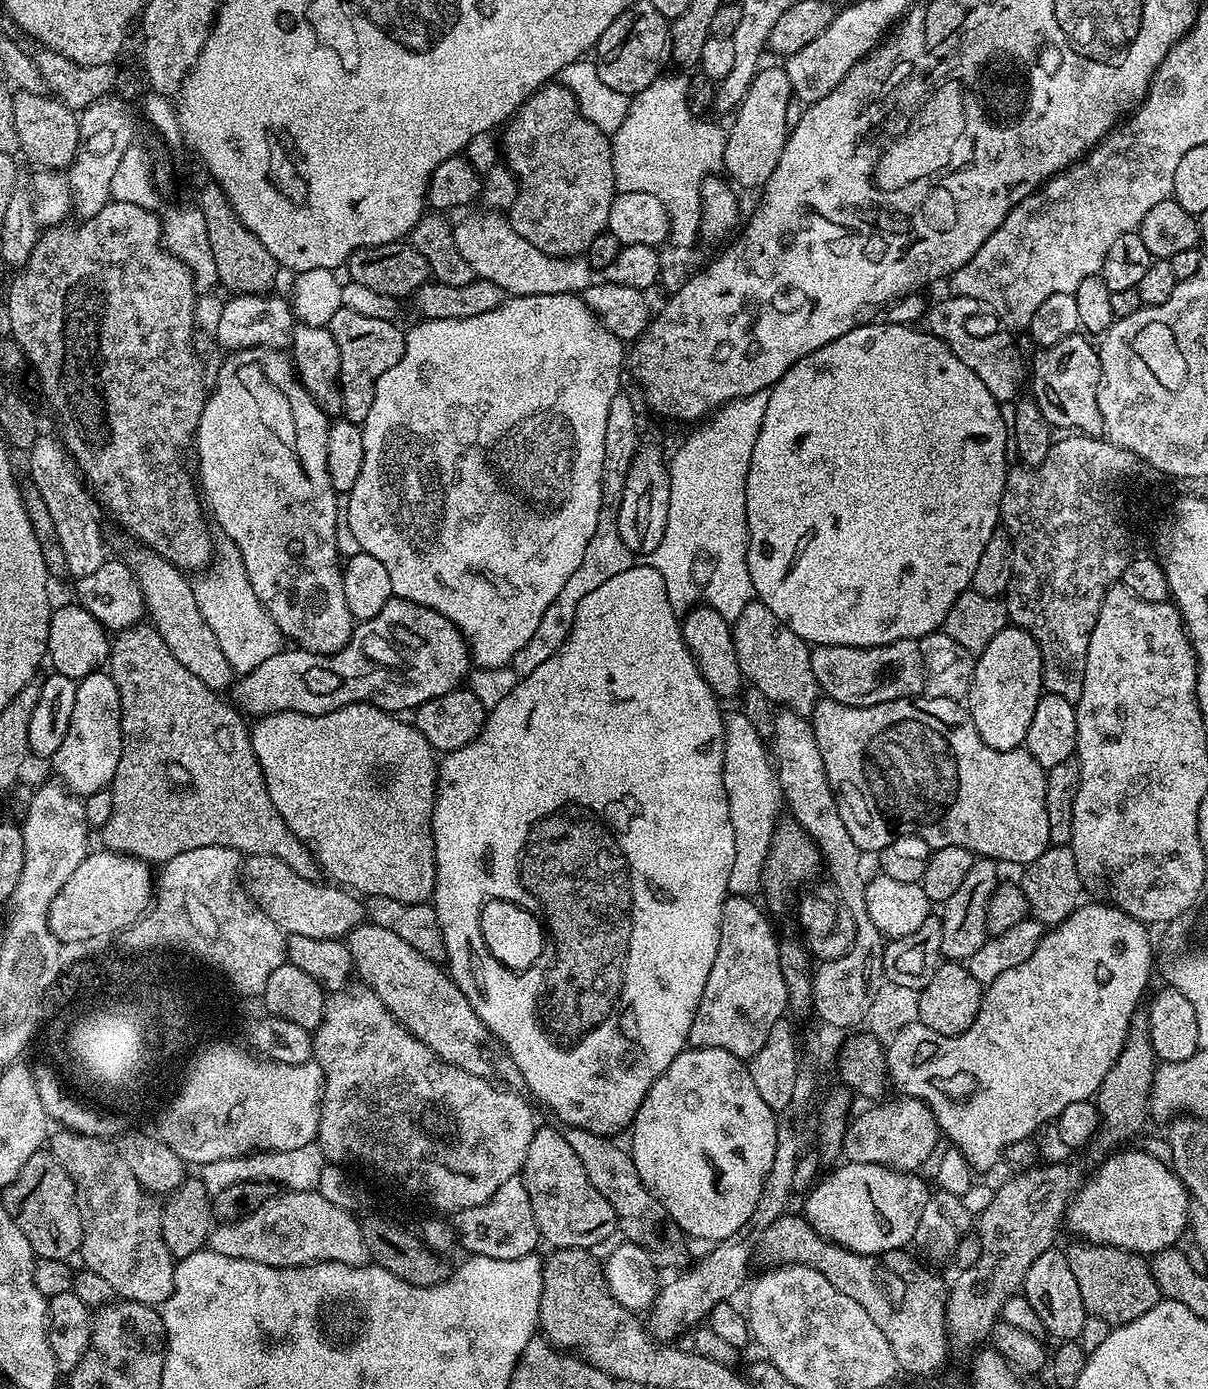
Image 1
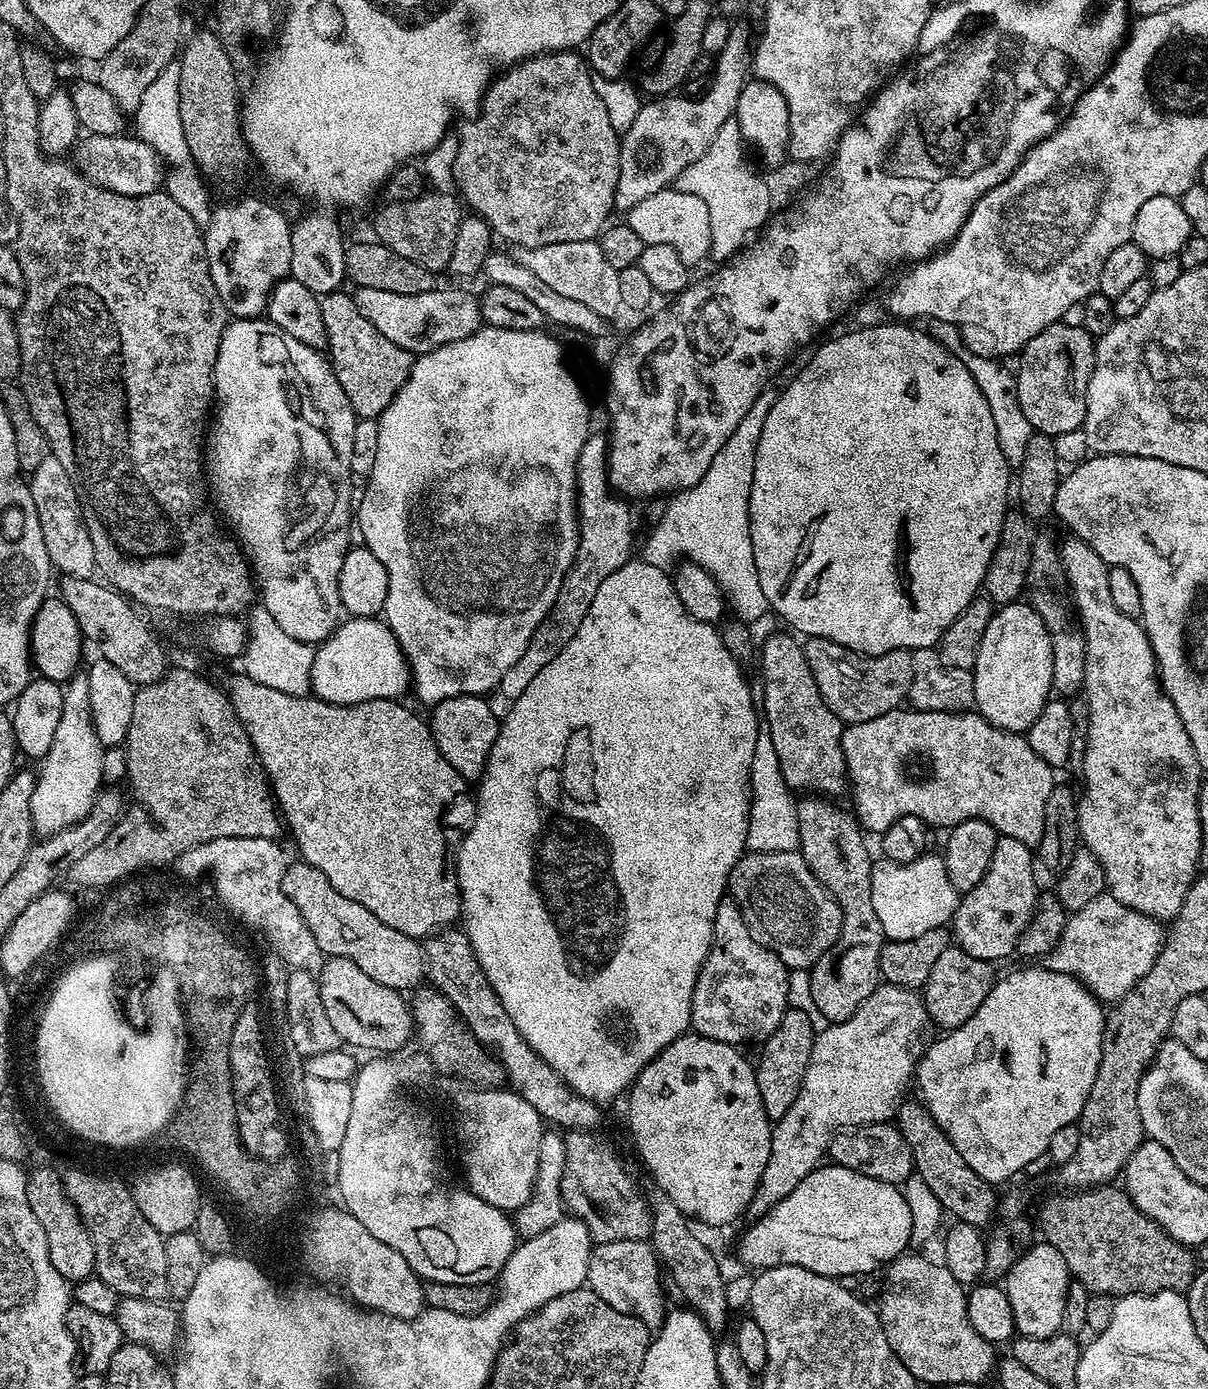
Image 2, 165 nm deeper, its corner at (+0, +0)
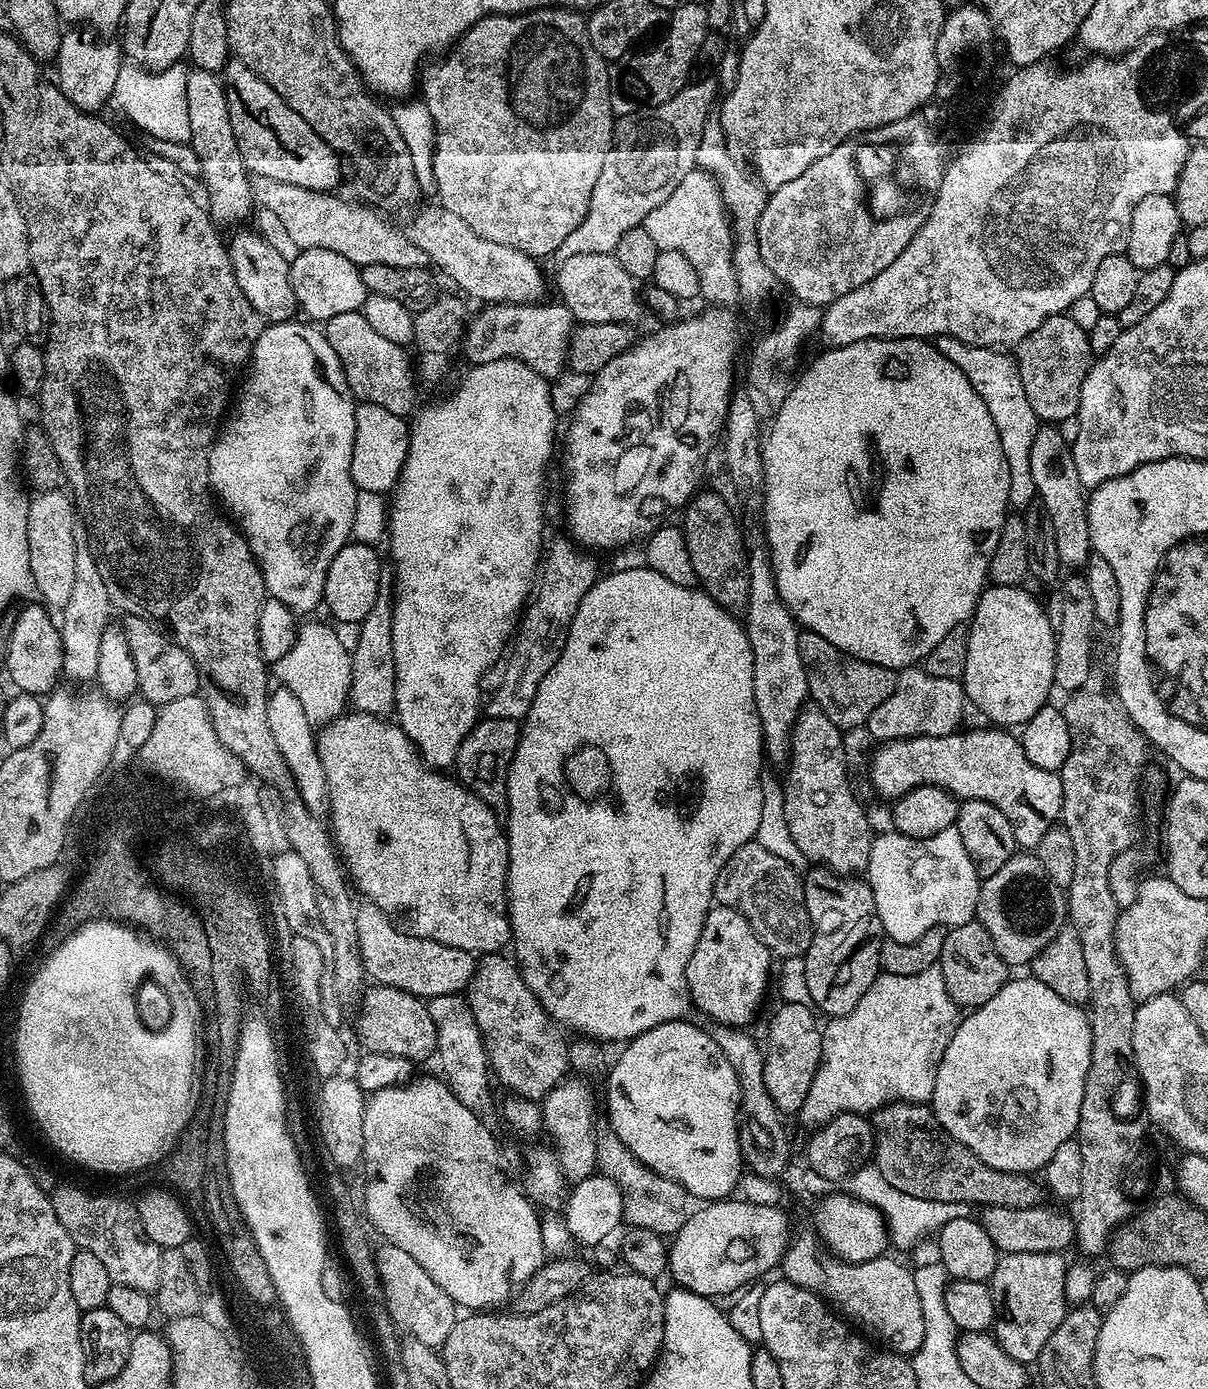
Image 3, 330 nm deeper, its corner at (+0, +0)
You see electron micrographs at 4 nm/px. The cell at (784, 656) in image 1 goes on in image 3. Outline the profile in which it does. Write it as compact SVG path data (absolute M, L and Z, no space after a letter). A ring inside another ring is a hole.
M805 706L800 709L788 747L788 773L782 776L786 822L790 822L790 832L805 861L837 874L856 874L859 868L861 871L868 867L874 831L852 789L852 780L848 777L848 752L840 736L843 736L842 729L830 722L823 708Z

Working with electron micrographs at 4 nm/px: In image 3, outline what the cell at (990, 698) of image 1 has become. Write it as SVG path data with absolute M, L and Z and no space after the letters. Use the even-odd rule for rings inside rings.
M995 586L985 587L976 611L972 614L968 628L968 653L966 670L962 677L964 695L985 716L985 721L996 726L1022 726L1038 710L1049 703L1048 695L1054 691L1056 634L1053 621L1048 621L1044 608L1027 592L1027 587Z

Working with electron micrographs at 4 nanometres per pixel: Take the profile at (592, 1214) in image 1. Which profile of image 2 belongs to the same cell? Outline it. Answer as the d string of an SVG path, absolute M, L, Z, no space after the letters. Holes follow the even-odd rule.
M572 1130L564 1136L566 1170L562 1170L564 1207L588 1227L593 1245L622 1239L647 1241L652 1234L652 1211L636 1180L620 1165L602 1137Z

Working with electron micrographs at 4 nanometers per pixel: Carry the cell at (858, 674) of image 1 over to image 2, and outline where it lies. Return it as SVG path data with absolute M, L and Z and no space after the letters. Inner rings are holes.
M817 636L807 637L803 641L806 662L810 666L810 674L814 674L814 682L830 710L845 725L858 722L870 722L870 718L878 718L887 712L894 712L907 701L910 682L914 682L914 662L909 649L890 650L881 656L864 656L860 652L850 650L846 646L838 646L838 642L830 642Z

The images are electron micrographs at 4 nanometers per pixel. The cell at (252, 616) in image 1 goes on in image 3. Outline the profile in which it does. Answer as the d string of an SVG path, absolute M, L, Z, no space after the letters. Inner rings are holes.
M301 623L296 629L290 650L286 650L286 654L282 654L274 664L275 679L277 676L279 683L302 702L306 718L311 722L327 722L340 715L346 704L346 693L352 686L352 658L349 649L344 649L339 634L331 628L331 623L328 624Z

